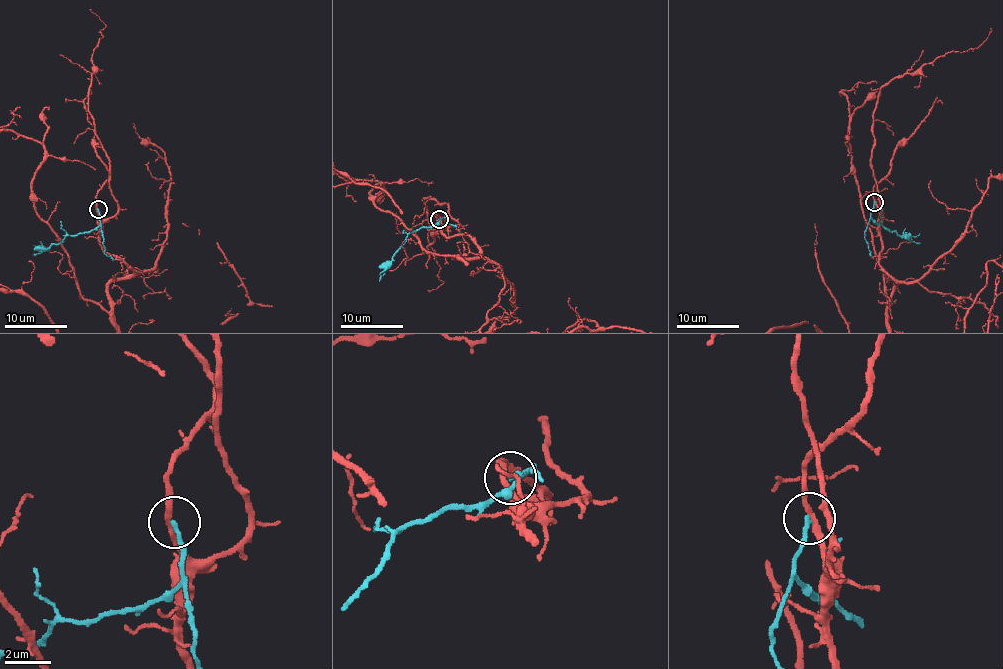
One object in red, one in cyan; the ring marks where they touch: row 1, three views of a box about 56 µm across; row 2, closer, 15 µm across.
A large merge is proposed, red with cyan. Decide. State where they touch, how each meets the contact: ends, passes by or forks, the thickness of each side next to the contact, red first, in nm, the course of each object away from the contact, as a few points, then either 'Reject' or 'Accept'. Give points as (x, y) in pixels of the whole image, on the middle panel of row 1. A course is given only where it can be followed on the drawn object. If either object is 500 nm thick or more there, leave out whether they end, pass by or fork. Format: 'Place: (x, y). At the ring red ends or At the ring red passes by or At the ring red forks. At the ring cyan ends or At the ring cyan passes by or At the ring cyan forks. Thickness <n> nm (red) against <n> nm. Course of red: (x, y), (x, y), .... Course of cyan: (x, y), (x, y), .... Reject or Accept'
Place: (439, 219). At the ring red passes by. At the ring cyan ends. Thickness 240 nm (red) against 190 nm. Course of cyan: (439, 219), (434, 225), (412, 230), (380, 274), (378, 281). Reject

